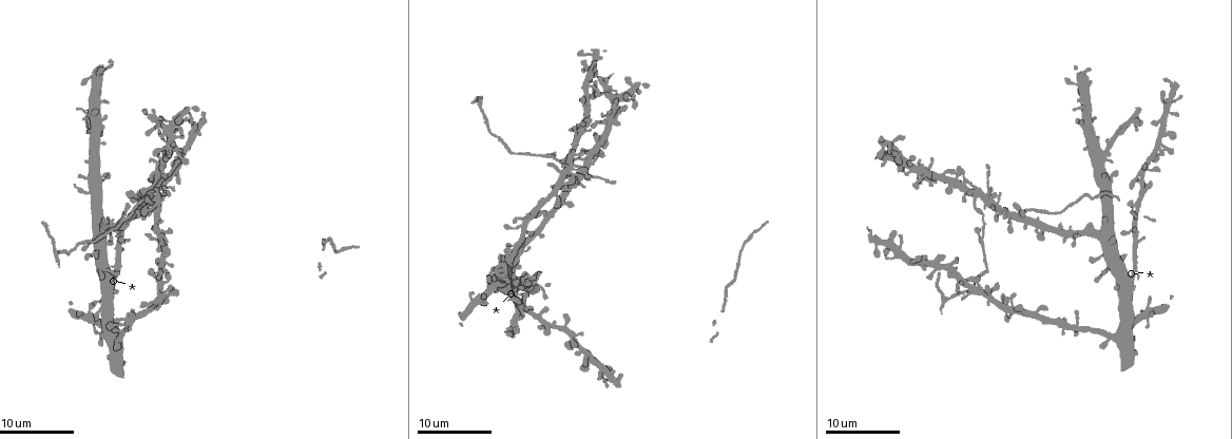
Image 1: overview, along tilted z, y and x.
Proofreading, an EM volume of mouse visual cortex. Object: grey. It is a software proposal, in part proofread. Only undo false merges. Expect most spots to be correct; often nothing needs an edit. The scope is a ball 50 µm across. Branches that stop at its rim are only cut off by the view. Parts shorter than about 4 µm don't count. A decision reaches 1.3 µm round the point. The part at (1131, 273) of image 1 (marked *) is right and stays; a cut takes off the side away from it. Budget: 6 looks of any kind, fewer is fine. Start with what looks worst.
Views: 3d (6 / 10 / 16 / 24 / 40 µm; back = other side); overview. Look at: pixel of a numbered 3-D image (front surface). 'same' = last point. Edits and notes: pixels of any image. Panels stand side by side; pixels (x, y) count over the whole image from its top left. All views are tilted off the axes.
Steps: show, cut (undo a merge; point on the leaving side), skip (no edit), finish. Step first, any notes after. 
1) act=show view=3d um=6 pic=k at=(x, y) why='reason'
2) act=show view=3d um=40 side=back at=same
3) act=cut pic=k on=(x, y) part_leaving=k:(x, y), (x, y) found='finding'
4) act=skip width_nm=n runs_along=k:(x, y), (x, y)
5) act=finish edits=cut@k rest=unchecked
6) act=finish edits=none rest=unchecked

act=show view=3d um=16 pic=1 at=(983, 194) why='thin arm on a thick one'

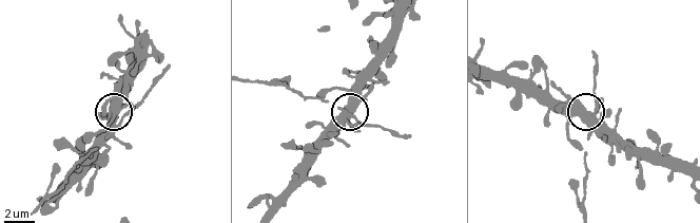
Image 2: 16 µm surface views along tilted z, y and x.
act=show view=3d um=16 side=back pic=2 at=(589, 113)

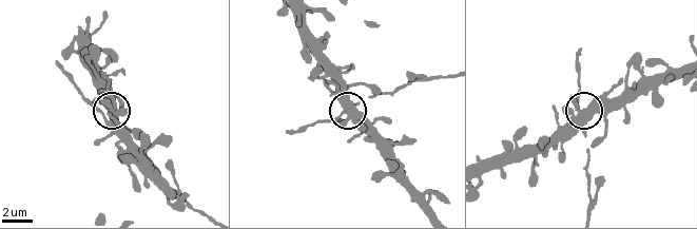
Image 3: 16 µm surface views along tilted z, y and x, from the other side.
act=skip side_arm_um=5 runs_along=3:(484, 173), (537, 153), (579, 115), (578, 78) found='all the same cell'

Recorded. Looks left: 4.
act=show view=3d um=16 pic=1 at=(1105, 150)

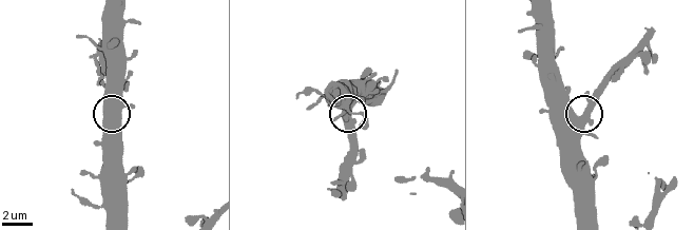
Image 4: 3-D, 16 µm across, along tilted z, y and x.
act=skip width_nm=580 runs_along=4:(340, 100), (351, 108), (355, 148) found='one cell here'

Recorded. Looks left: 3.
act=show view=3d um=16 pic=1 at=(164, 185) why='looks like a crossing'

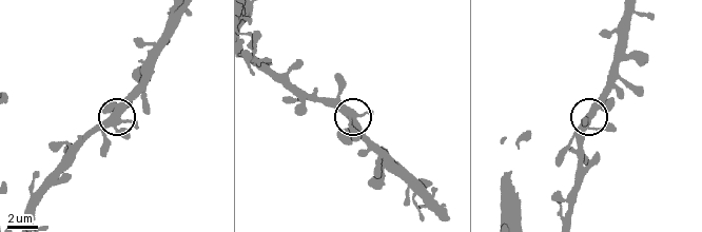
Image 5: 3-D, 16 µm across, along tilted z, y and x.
act=skip arms=4 found='all the same cell'

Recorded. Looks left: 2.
act=finish edits=none rest=unchecked

